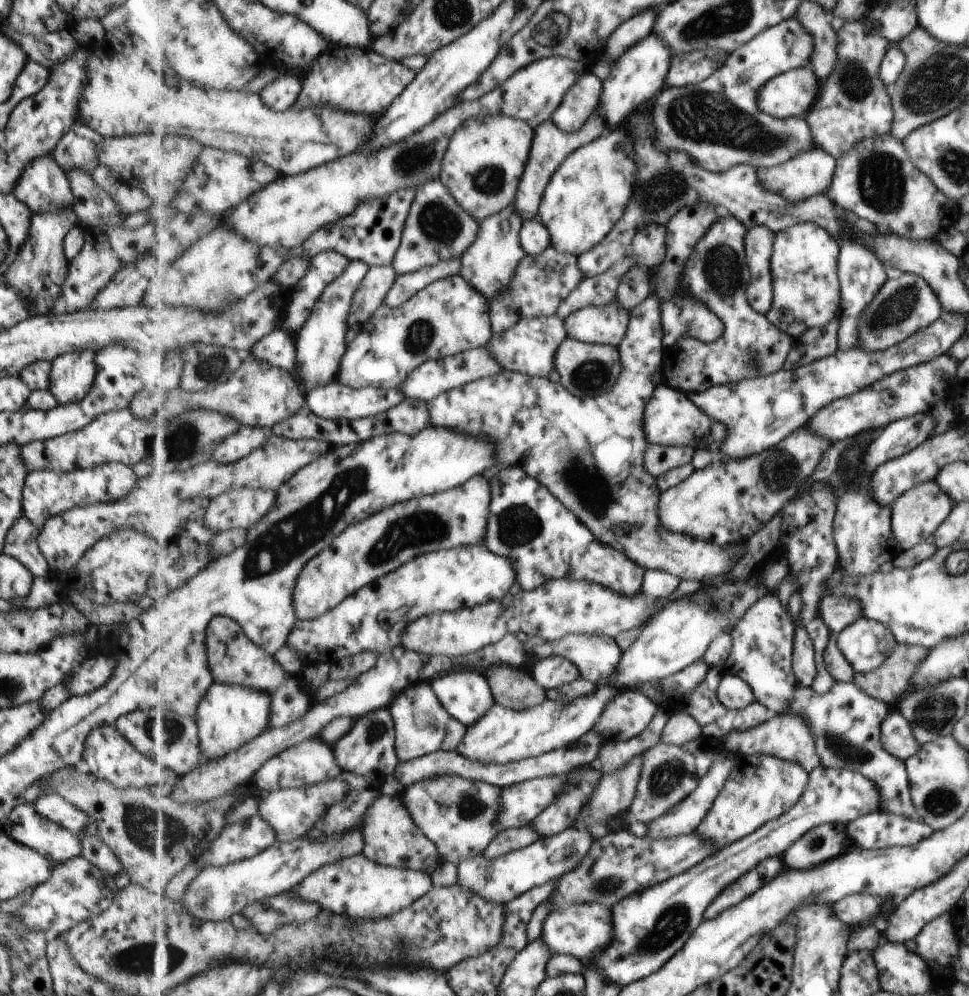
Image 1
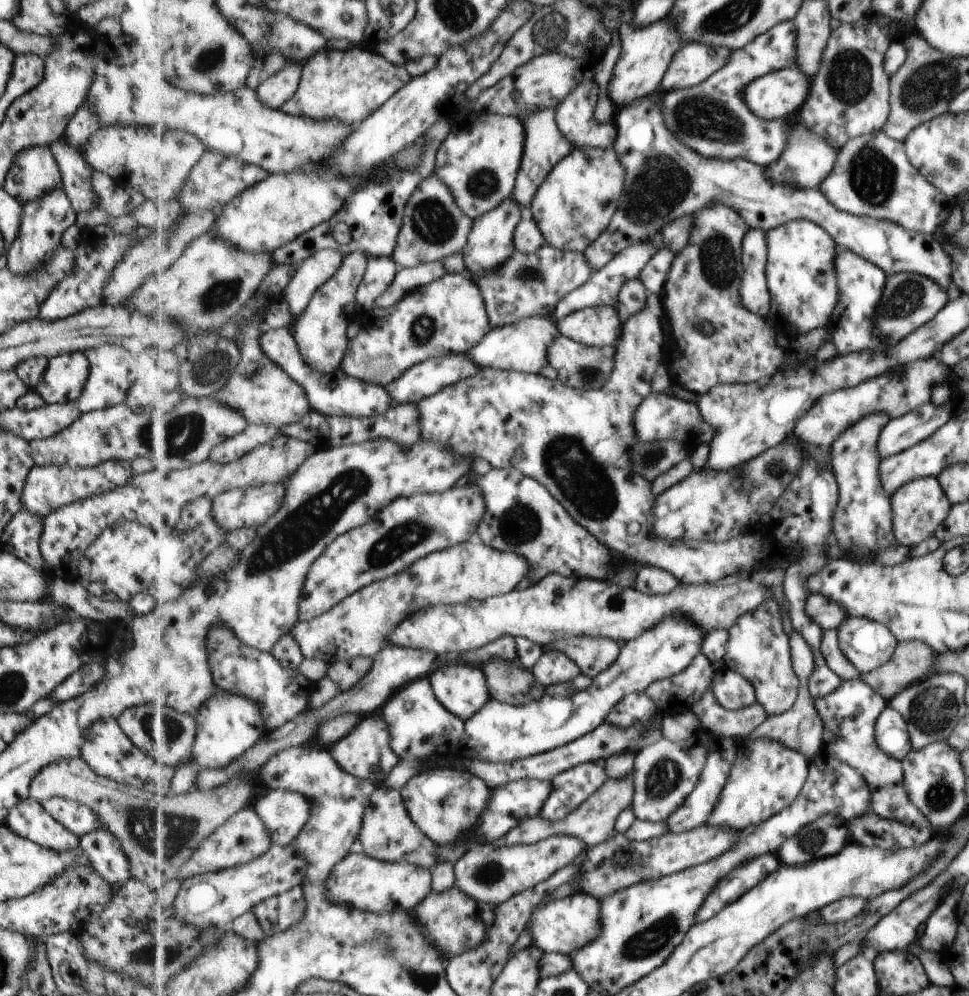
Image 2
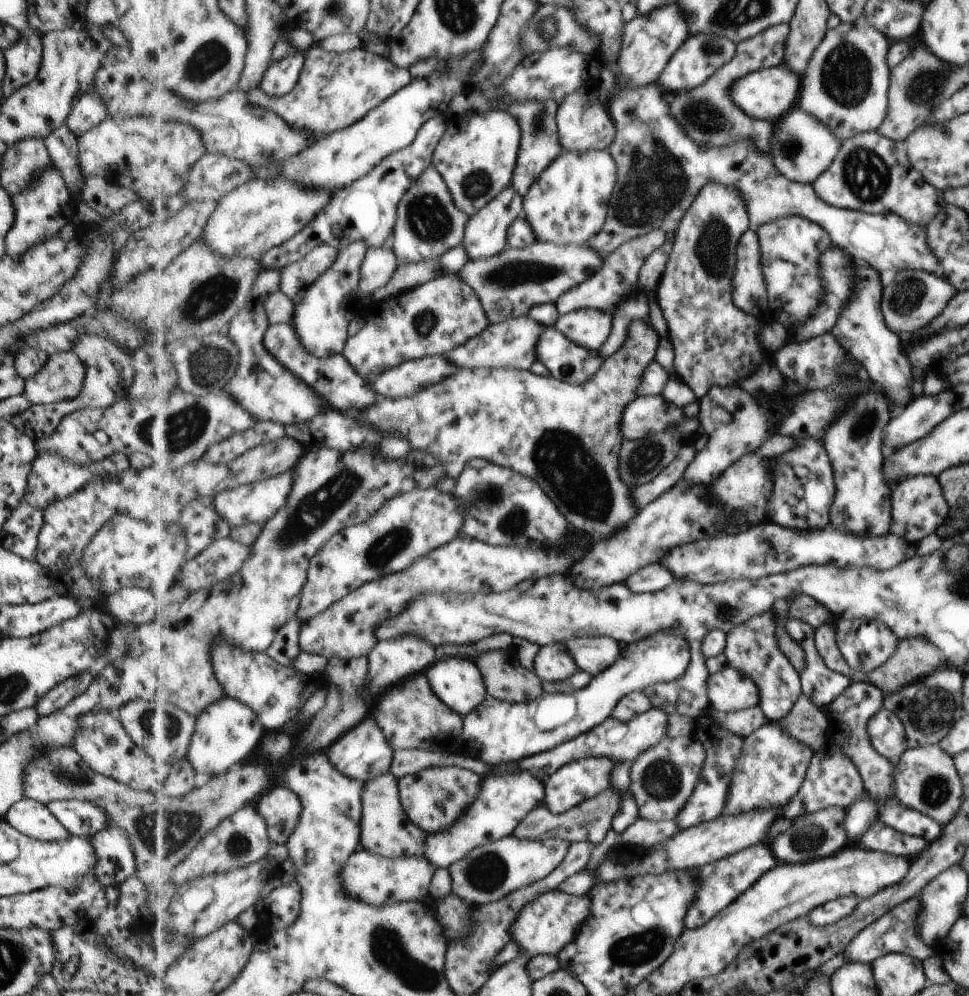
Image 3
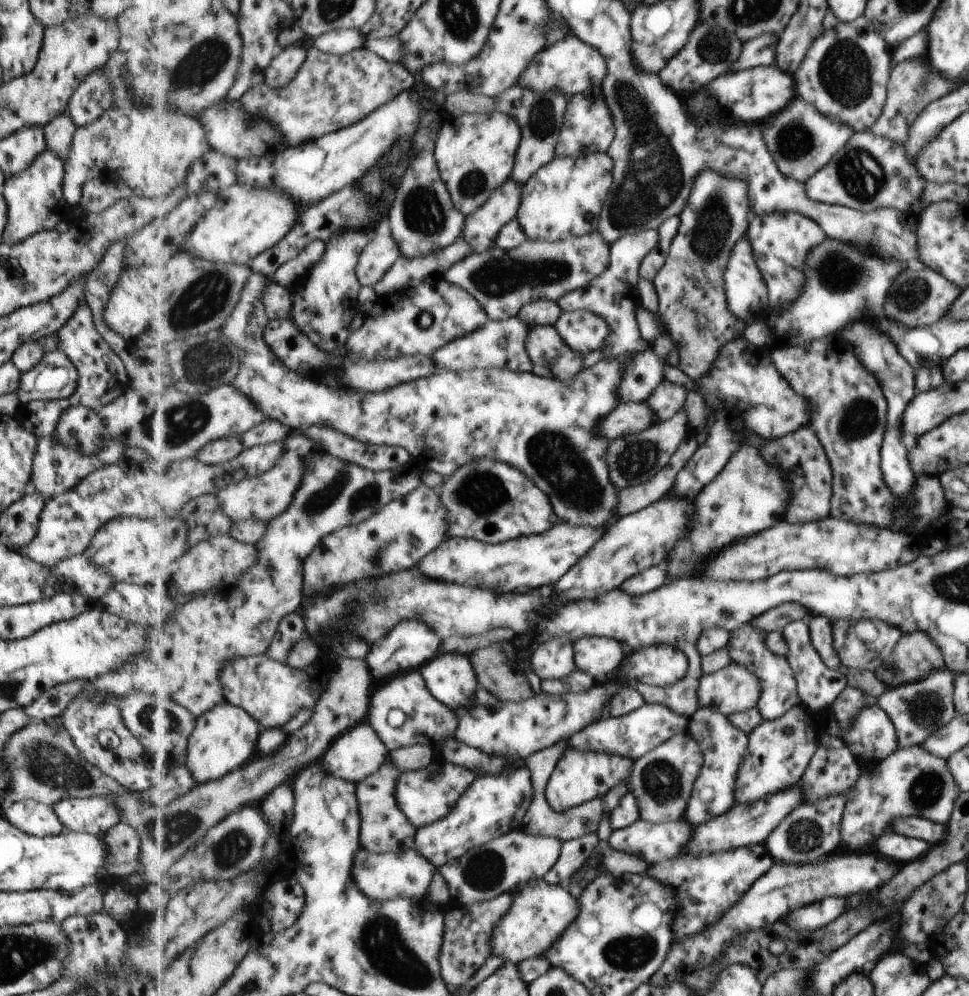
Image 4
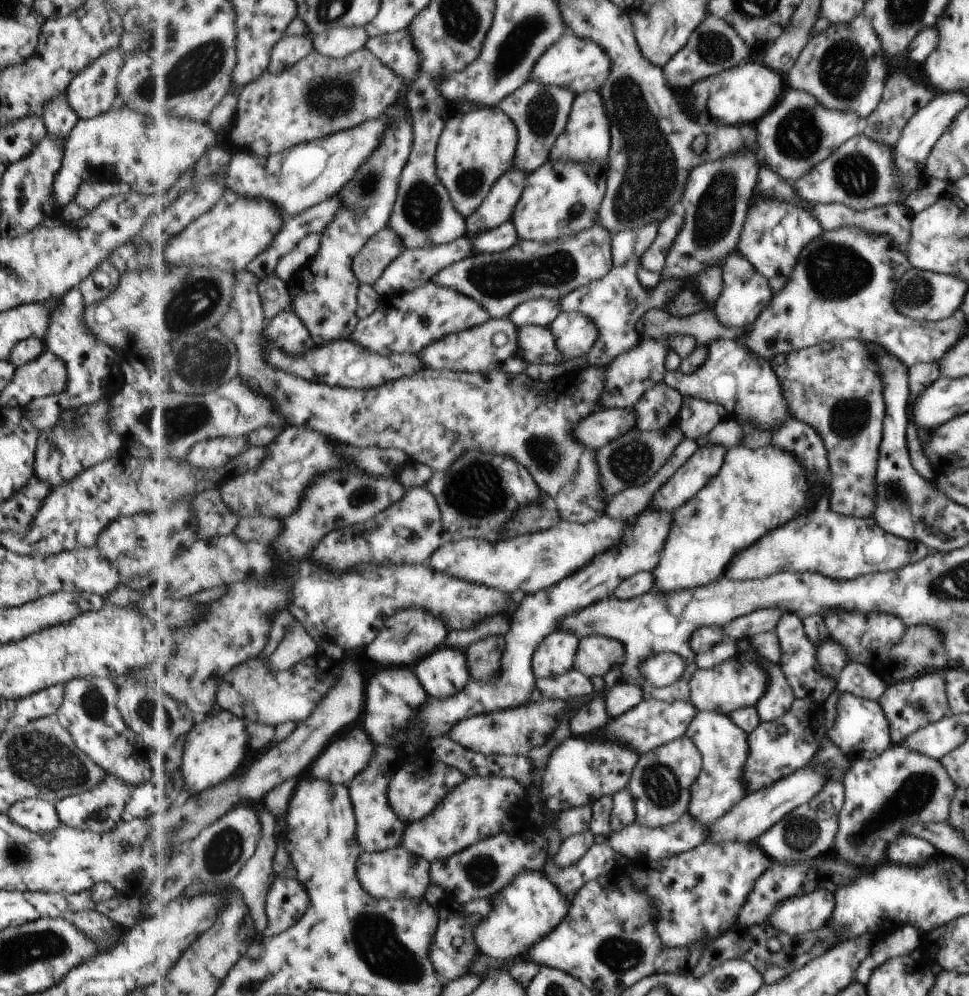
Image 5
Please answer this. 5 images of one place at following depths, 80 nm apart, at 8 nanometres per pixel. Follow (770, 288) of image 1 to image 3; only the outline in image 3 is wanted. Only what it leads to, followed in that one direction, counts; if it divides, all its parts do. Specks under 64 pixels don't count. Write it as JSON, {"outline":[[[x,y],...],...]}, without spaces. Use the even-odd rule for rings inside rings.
{"outline":[[[750,228],[738,244],[738,270],[734,274],[734,301],[749,314],[765,314],[772,310],[768,300],[768,284],[762,267],[760,236]]]}

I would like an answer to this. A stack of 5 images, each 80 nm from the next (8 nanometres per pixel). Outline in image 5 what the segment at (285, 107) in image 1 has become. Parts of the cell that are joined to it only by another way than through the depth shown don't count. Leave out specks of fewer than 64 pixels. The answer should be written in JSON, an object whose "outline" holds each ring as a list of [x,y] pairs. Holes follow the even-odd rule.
{"outline":[[[304,34],[301,36],[284,36],[275,45],[268,71],[278,75],[290,67],[294,67],[312,53],[313,42],[314,40],[307,38]]]}

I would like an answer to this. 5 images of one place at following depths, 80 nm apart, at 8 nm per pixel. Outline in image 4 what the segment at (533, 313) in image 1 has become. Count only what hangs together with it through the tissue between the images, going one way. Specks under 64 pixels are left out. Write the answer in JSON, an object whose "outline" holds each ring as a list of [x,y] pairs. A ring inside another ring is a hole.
{"outline":[[[599,231],[583,237],[571,237],[555,242],[547,239],[529,239],[514,249],[493,249],[489,252],[470,254],[466,259],[454,264],[443,278],[453,284],[462,286],[471,293],[490,315],[491,321],[507,320],[517,317],[521,309],[530,302],[547,299],[558,302],[572,290],[587,286],[603,274],[610,265],[610,244],[602,237]]]}

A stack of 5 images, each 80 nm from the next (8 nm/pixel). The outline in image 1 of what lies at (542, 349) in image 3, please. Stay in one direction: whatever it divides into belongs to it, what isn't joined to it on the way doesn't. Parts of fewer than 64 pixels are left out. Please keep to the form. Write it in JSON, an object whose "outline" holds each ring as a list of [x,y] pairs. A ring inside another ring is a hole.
{"outline":[[[567,337],[556,355],[556,368],[560,381],[576,397],[598,397],[607,394],[617,384],[622,373],[622,356],[619,347],[586,343]]]}

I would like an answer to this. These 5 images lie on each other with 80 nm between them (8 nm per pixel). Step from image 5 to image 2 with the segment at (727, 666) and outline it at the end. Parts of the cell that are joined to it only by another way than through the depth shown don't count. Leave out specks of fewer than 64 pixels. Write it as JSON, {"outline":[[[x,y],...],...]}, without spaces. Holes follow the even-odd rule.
{"outline":[[[724,669],[717,672],[712,687],[717,700],[732,711],[746,709],[758,702],[754,684],[737,671]]]}

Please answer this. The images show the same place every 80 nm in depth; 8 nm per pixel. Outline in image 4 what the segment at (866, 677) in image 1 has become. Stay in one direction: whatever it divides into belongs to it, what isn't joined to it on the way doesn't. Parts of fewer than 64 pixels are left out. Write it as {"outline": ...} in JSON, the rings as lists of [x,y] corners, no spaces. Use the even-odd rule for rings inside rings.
{"outline":[[[921,631],[903,634],[894,644],[887,662],[873,670],[885,690],[915,682],[934,670],[945,668],[942,651]]]}

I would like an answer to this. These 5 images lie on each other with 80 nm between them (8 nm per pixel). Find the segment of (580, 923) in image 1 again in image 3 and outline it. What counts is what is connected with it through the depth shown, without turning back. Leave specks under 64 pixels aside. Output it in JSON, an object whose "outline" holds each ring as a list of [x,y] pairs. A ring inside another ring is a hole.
{"outline":[[[547,891],[547,894],[531,901],[520,914],[512,928],[512,940],[515,939],[521,947],[521,953],[531,955],[558,955],[573,942],[582,932],[583,925],[590,920],[592,898],[589,894],[576,897],[563,891]]]}

